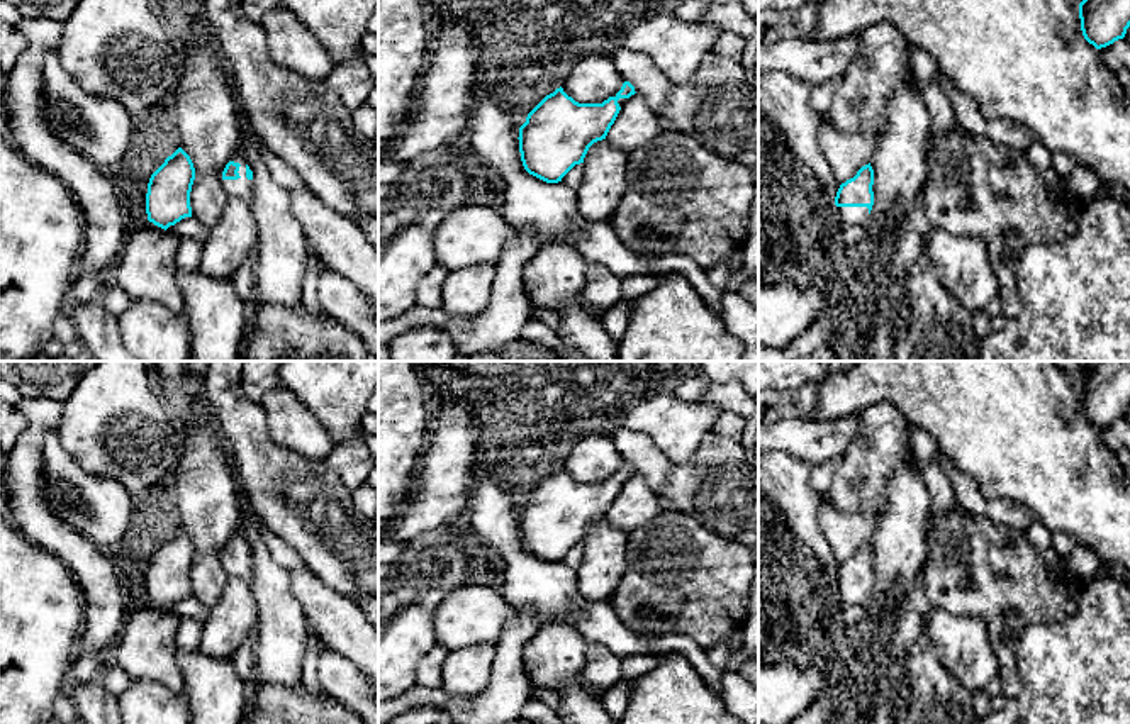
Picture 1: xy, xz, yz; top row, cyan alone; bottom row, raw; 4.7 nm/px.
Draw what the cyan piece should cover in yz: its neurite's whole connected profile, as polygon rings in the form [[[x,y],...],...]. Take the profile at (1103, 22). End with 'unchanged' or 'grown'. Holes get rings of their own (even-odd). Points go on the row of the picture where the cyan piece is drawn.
[[[1082,0],[1079,3],[1081,31],[1096,49],[1123,39],[1130,27],[1130,0]]]; unchanged

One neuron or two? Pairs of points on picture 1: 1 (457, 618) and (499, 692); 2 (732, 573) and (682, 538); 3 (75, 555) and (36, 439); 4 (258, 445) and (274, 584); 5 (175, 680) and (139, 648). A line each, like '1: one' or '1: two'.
1: two
2: one
3: one
4: two
5: one

